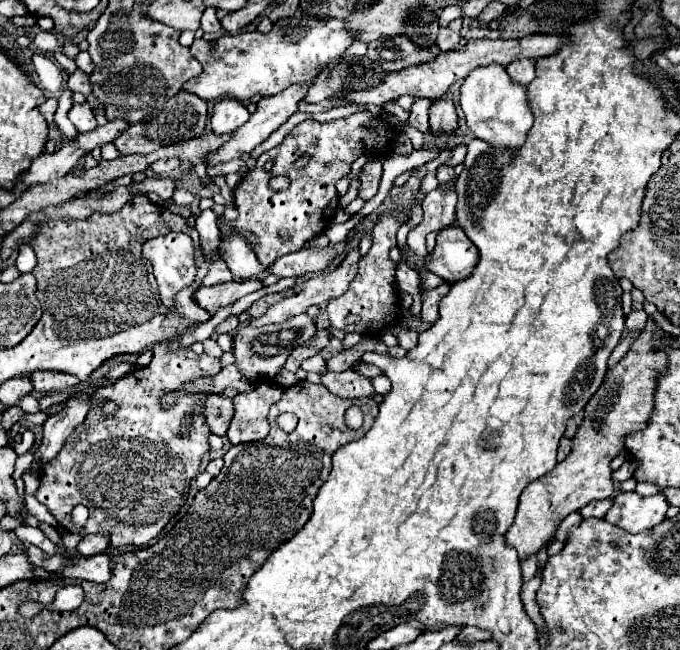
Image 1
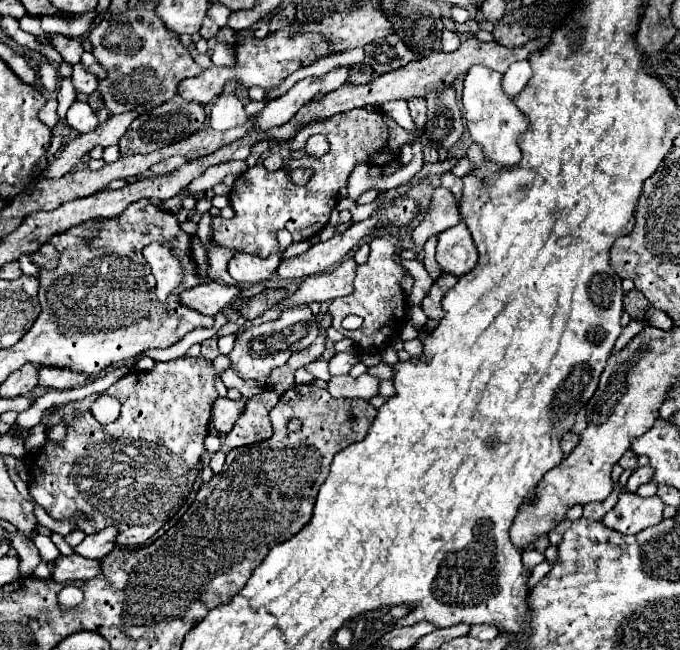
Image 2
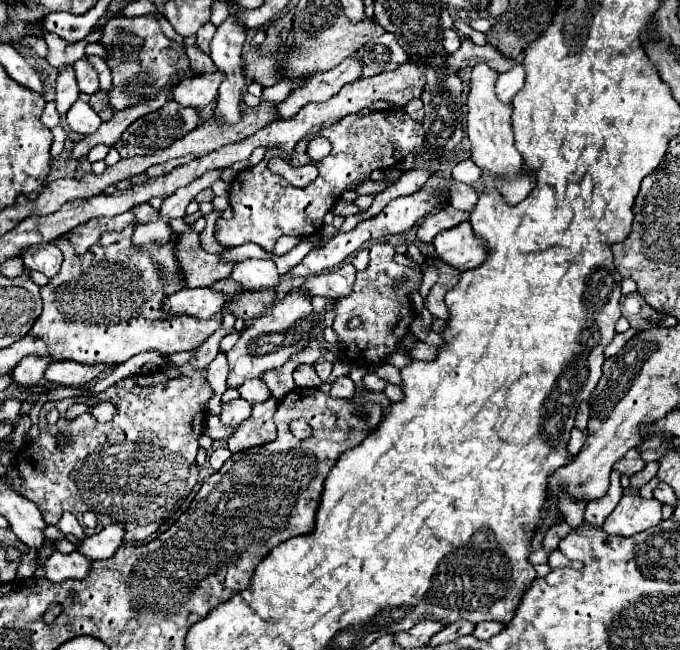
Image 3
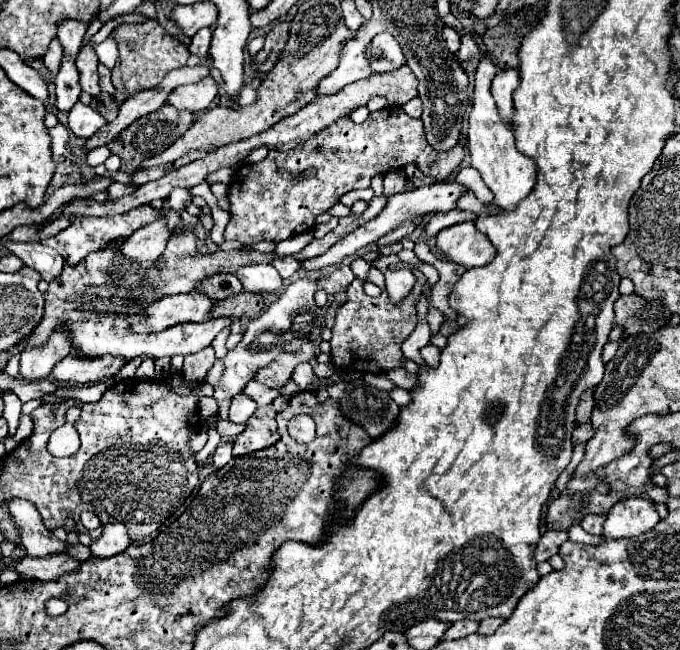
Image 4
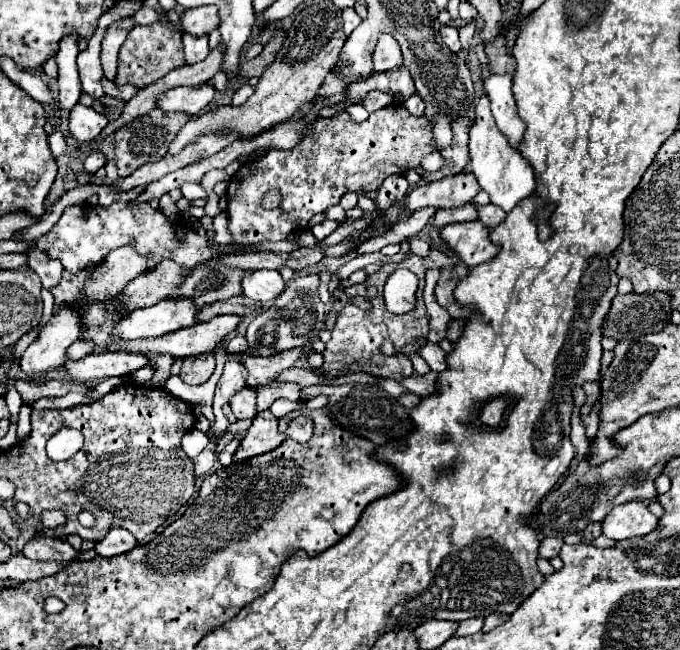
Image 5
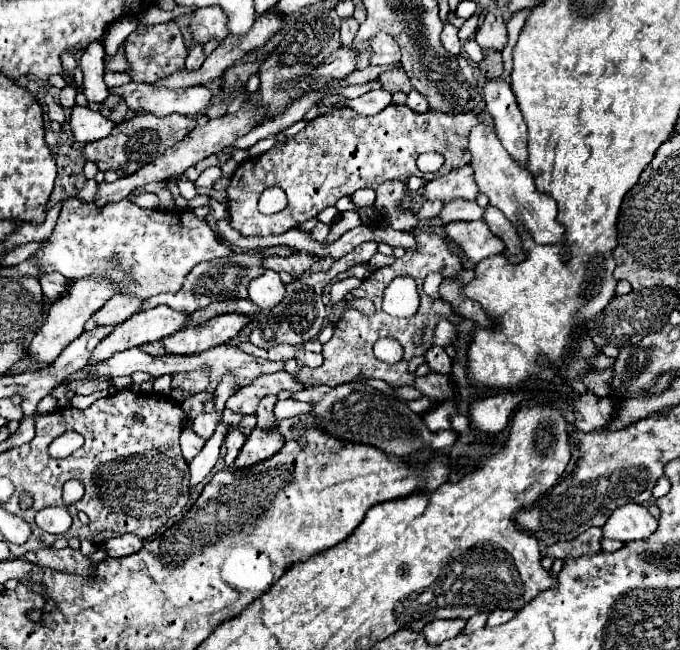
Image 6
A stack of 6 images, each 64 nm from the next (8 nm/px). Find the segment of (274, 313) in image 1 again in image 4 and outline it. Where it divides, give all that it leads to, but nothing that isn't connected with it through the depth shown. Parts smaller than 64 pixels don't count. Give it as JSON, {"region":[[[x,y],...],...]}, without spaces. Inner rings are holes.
{"region":[[[340,266],[334,272],[330,272],[326,278],[320,278],[318,288],[324,290],[326,294],[334,296],[338,292],[346,292],[346,288],[350,286],[352,280],[354,280],[354,274],[352,274],[350,266]]]}

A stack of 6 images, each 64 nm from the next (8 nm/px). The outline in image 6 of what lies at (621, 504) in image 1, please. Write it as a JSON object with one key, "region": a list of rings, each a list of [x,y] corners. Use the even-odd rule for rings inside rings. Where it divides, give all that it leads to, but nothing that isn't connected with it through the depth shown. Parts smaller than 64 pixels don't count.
{"region":[[[626,504],[616,508],[608,522],[602,526],[604,538],[632,542],[644,540],[658,528],[658,520],[648,512],[646,506],[640,504]]]}

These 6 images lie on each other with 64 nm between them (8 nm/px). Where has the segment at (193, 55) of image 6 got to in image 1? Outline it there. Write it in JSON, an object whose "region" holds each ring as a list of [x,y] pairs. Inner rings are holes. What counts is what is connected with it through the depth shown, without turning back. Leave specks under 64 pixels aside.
{"region":[[[206,8],[204,10],[204,16],[202,16],[202,30],[206,34],[212,34],[212,32],[220,32],[220,22],[216,20],[216,8]]]}

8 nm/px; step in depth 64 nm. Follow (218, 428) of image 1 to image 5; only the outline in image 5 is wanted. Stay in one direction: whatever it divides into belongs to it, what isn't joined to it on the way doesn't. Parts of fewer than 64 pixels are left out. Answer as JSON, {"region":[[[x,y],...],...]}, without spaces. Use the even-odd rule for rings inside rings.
{"region":[[[242,388],[232,396],[230,408],[238,420],[256,416],[256,392],[252,388]]]}

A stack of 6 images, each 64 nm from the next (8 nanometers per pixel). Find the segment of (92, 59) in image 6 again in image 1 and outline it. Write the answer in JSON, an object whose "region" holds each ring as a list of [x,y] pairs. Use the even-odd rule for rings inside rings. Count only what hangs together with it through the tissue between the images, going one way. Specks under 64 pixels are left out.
{"region":[[[76,68],[70,78],[68,78],[68,88],[72,92],[80,92],[80,94],[90,94],[92,92],[92,86],[90,86],[90,76],[84,74],[80,68]]]}

